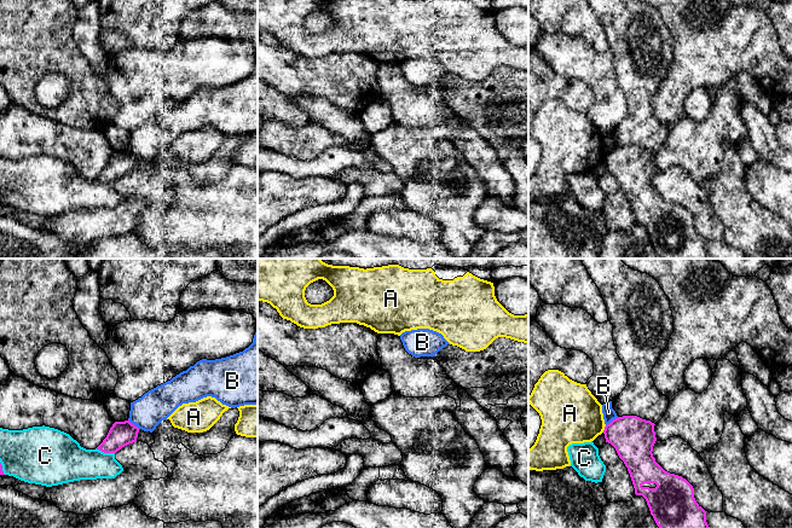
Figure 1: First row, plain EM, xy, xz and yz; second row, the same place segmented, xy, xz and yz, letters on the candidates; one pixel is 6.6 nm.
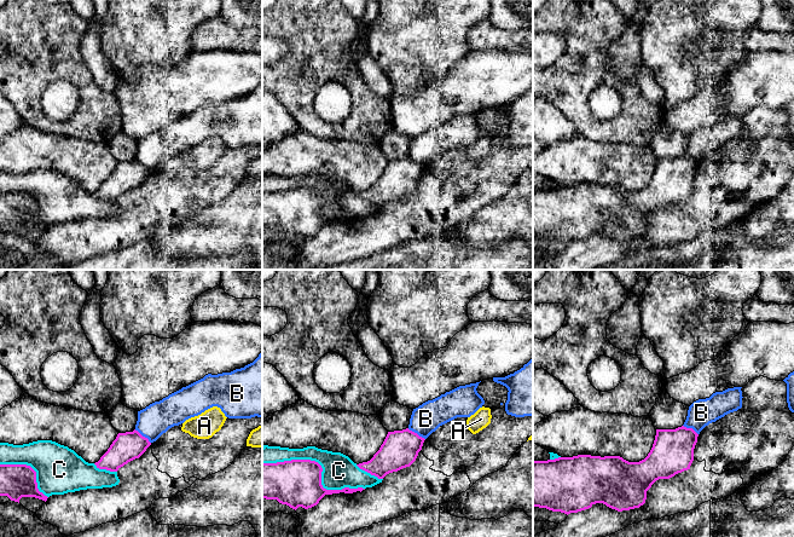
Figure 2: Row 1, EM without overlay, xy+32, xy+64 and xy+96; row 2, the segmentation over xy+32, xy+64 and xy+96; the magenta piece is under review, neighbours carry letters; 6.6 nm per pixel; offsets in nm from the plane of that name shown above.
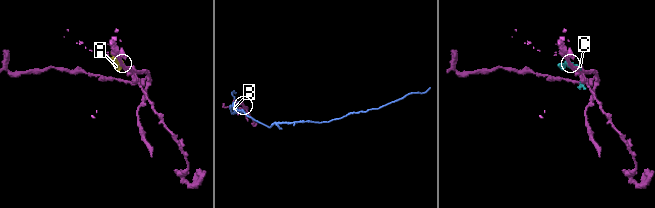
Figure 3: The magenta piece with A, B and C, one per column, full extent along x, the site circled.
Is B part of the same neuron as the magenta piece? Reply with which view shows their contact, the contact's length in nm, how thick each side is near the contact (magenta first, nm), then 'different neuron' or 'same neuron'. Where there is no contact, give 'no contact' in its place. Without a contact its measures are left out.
xy | 100 nm | 160/220 nm | different neuron

